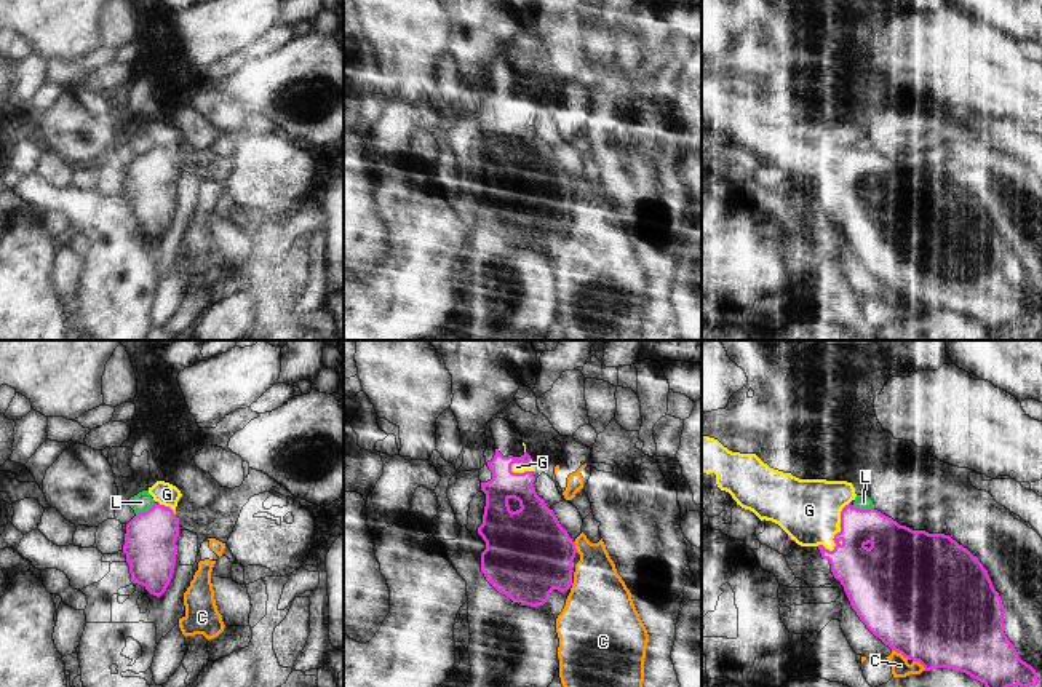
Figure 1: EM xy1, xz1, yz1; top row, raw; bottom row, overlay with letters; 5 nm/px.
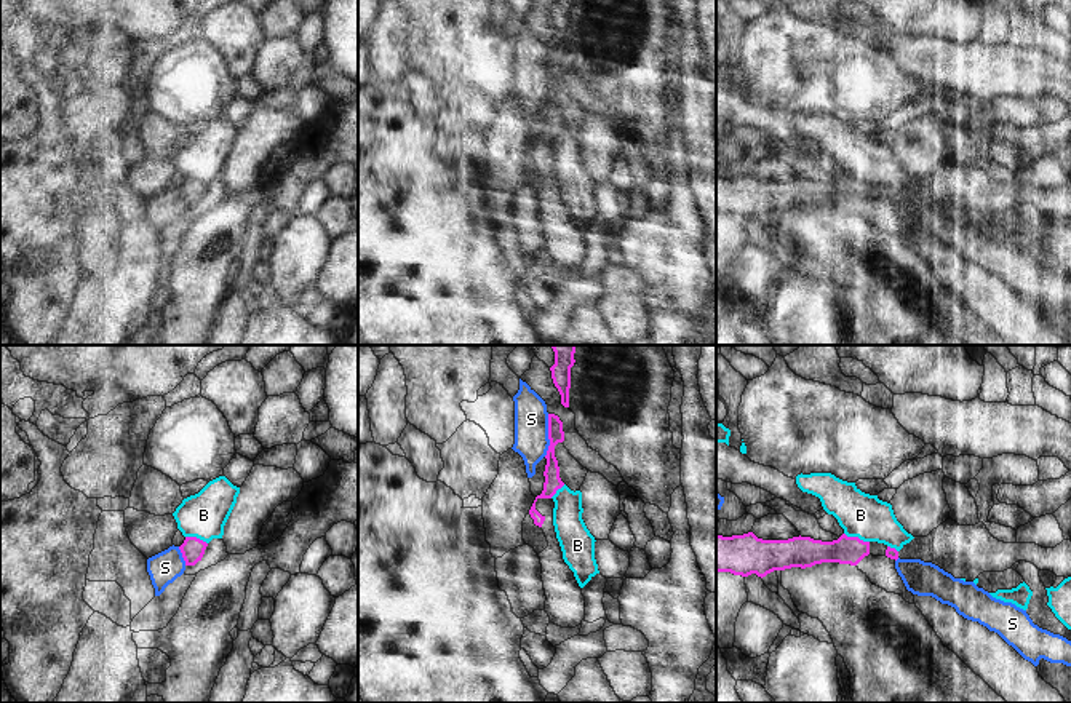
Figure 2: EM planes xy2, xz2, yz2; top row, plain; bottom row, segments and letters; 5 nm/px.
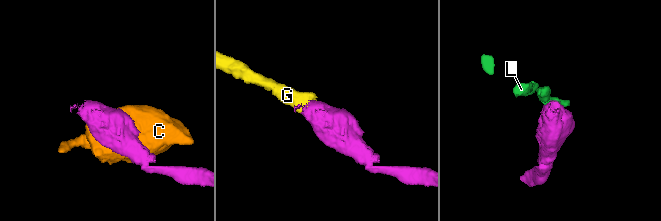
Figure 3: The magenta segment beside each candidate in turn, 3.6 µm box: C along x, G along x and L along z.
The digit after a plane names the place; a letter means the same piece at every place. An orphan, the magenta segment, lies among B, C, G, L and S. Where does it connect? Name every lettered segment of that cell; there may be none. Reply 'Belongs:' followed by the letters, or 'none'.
Belongs: G

